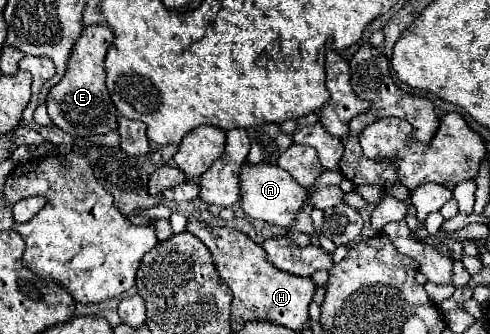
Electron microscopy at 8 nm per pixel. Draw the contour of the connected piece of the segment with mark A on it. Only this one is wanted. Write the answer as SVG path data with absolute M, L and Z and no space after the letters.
M244 162L238 178L240 178L240 202L246 216L268 222L268 224L276 224L282 228L292 226L298 210L302 208L306 200L306 188L302 188L300 184L294 184L294 178L290 178L286 170L274 164Z

